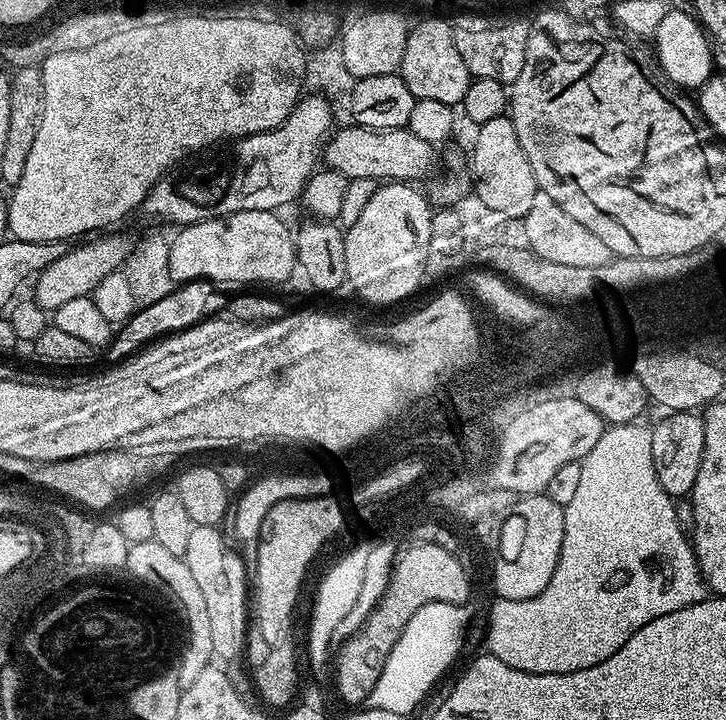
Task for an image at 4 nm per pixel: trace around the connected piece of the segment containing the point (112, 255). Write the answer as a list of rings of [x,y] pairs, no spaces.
[[[100,234],[95,237],[93,244],[84,244],[88,242],[80,242],[75,246],[69,247],[66,254],[62,254],[62,258],[58,258],[54,262],[50,262],[50,266],[46,266],[35,277],[36,293],[34,299],[37,304],[43,306],[46,310],[54,310],[58,306],[63,306],[65,302],[71,302],[74,298],[82,298],[83,296],[92,296],[95,293],[98,282],[102,282],[102,278],[106,278],[106,274],[111,272],[119,272],[125,265],[125,260],[131,254],[134,244],[128,241],[124,236],[104,236],[108,234]]]

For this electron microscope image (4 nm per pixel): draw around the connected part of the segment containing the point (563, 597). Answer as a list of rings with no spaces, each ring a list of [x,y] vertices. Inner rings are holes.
[[[633,422],[605,427],[594,448],[579,461],[582,479],[574,498],[564,505],[562,554],[546,590],[529,600],[496,598],[492,609],[487,609],[487,651],[506,666],[529,674],[566,674],[598,666],[598,662],[622,650],[646,622],[705,599],[706,585],[700,577],[696,553],[678,522],[673,497],[658,486],[658,474],[654,474],[654,458],[650,458],[652,428],[642,425]]]

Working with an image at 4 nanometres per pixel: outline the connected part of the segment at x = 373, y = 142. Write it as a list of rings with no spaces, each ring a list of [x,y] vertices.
[[[352,122],[337,127],[328,136],[323,148],[322,160],[329,168],[345,176],[348,181],[358,178],[377,182],[420,182],[424,175],[438,164],[435,147],[417,138],[409,128],[363,128]]]

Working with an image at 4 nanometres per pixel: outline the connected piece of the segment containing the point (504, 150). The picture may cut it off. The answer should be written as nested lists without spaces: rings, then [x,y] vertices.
[[[507,115],[492,118],[477,127],[470,152],[470,168],[474,174],[474,194],[493,211],[506,216],[523,219],[530,210],[532,200],[539,188],[534,178],[533,167],[522,150],[521,143],[514,131],[511,117]]]

